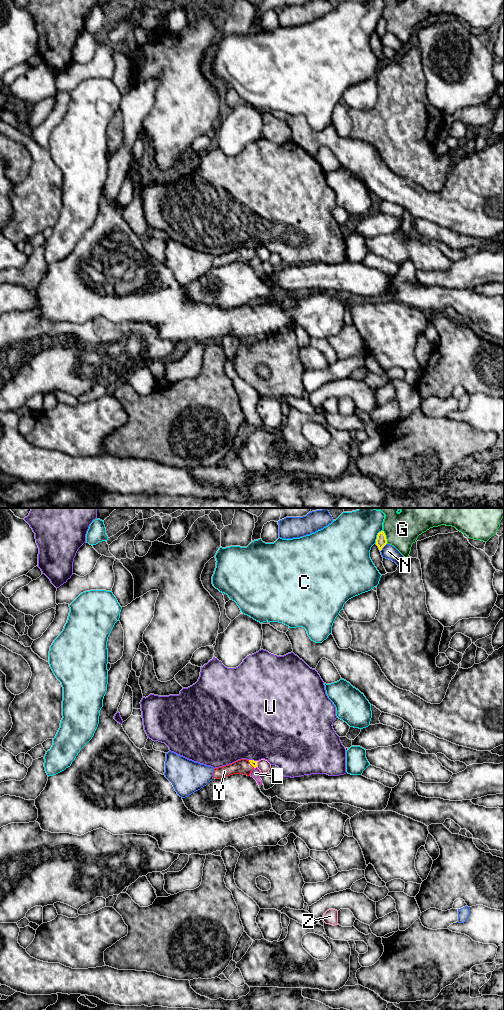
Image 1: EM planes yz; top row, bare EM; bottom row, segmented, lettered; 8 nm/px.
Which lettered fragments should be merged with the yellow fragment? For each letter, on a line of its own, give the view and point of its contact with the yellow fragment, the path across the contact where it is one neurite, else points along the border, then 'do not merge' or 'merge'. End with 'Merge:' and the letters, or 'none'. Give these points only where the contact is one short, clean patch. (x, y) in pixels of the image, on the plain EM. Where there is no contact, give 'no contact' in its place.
C: contact yz (377, 24); do not merge
G: contact yz (385, 25); do not merge
L: contact yz (255, 255); border yz (256, 254), (254, 256); do not merge
N: contact yz (383, 34); do not merge
U: contact yz (253, 248); do not merge
Y: contact yz (251, 252); merge
Z: contact yz (256, 252); do not merge
Merge: Y

